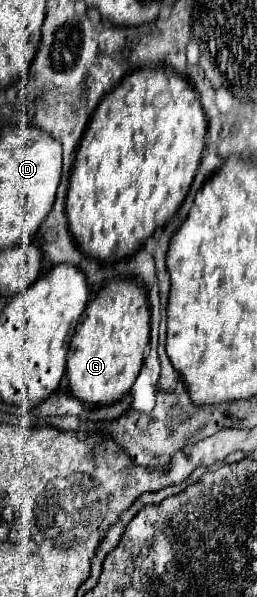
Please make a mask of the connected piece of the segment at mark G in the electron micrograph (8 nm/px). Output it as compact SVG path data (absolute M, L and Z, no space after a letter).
M134 279L104 285L86 305L70 341L66 363L70 393L88 405L104 405L124 397L138 377L148 341L150 307L146 291Z

